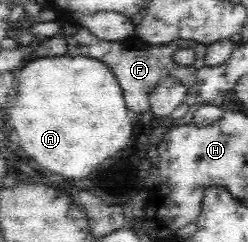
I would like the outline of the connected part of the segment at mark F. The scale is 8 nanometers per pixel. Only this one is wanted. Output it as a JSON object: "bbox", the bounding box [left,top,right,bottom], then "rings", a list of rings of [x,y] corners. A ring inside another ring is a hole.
{"bbox":[64,26,207,116],"rings":[[[79,26],[69,27],[64,31],[64,35],[68,37],[68,49],[66,49],[66,53],[68,53],[69,56],[88,56],[89,58],[100,60],[111,68],[112,73],[114,73],[122,88],[126,107],[129,111],[133,111],[136,116],[148,111],[150,94],[154,92],[159,81],[164,76],[170,75],[174,77],[174,79],[177,79],[177,81],[182,82],[182,84],[186,86],[186,89],[190,89],[190,87],[196,83],[197,71],[205,66],[207,45],[194,40],[177,39],[169,44],[158,46],[148,45],[147,48],[143,50],[126,47],[126,45],[123,45],[121,42],[109,42],[100,39],[86,28]],[[184,47],[192,48],[195,53],[194,63],[188,66],[182,66],[172,58],[175,51]]]}

